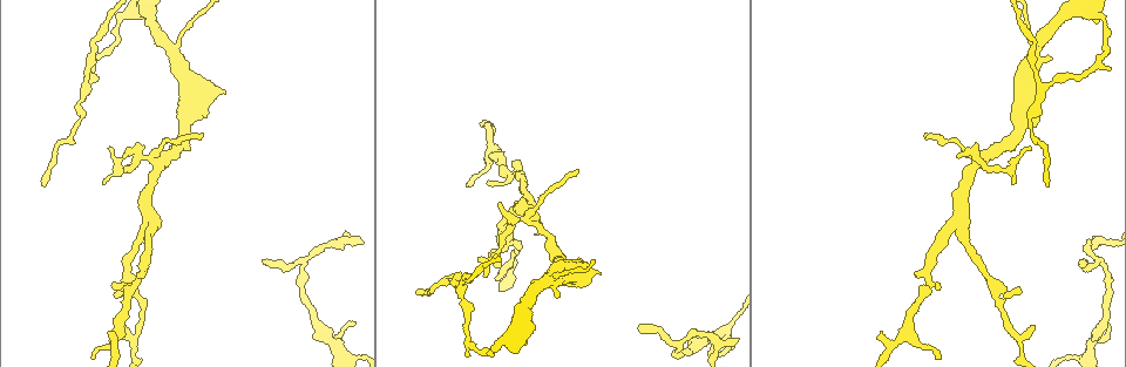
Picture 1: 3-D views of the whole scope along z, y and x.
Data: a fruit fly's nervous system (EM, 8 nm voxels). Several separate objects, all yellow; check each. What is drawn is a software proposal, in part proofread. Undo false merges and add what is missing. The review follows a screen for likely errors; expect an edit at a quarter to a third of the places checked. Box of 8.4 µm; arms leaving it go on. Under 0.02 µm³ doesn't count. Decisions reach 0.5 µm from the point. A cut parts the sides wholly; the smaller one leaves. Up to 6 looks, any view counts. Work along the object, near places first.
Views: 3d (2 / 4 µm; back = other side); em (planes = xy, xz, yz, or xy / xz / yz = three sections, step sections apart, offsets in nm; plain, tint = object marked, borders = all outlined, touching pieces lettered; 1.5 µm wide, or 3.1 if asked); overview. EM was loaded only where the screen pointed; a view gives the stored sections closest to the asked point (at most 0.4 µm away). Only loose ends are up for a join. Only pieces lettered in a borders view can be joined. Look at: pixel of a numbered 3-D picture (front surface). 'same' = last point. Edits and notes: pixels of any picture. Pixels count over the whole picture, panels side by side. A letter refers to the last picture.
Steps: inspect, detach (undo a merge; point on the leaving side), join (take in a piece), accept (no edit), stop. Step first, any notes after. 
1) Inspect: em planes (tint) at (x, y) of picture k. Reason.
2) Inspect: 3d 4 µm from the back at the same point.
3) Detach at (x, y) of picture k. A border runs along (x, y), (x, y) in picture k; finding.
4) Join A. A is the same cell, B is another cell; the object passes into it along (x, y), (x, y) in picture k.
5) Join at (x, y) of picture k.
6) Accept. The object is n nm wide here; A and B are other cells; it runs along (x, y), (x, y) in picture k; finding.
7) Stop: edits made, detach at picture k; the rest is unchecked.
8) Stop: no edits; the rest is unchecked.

Inspect: 3d 4 µm at (712, 338) of picture 1. Sharp bend.

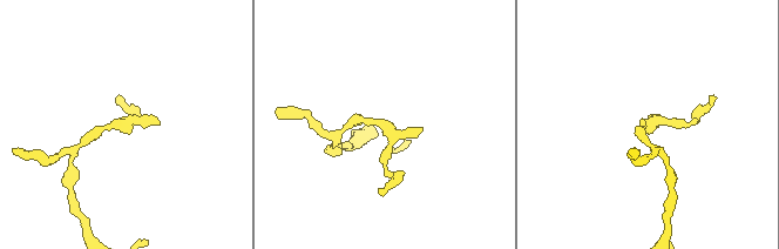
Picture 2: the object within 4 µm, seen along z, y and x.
Inspect: em xy step 8 (tint) at (382, 124) of picture 2.

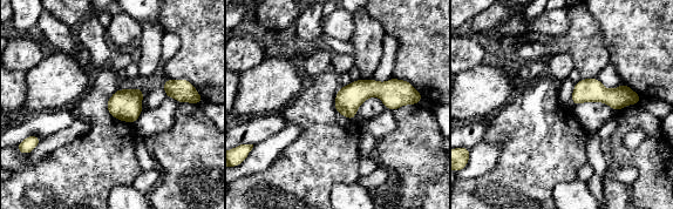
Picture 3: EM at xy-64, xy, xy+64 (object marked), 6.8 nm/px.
Inspect: em planes (borders) at the same point.

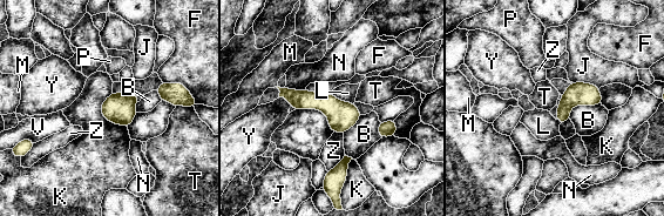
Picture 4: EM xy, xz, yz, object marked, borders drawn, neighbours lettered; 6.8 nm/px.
Accept. The object is 200 nm wide here; the longest contact is with K, 280 nm; B, F, J, K, L, M, N, P, T, V, Y and Z are other cells; continuous, no second neuron.

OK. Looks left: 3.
Inspect: em planes (tint) at (1082, 260) of picture 1. Tapers out.

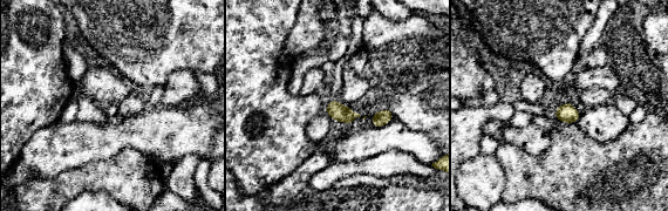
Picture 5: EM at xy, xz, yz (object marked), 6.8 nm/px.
Inspect: em planes (borders) at the same point.

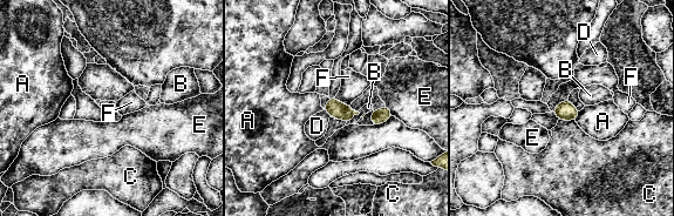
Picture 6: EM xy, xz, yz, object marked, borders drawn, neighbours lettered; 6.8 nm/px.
Accept. The longest contact is with A, 160 nm; A, B, C, D, E and F are other cells; a border runs along (334, 98), (347, 105), (351, 103) in picture 6; no lettered piece goes on from it.

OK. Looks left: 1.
Stop: no edits; the rest is unchecked.

